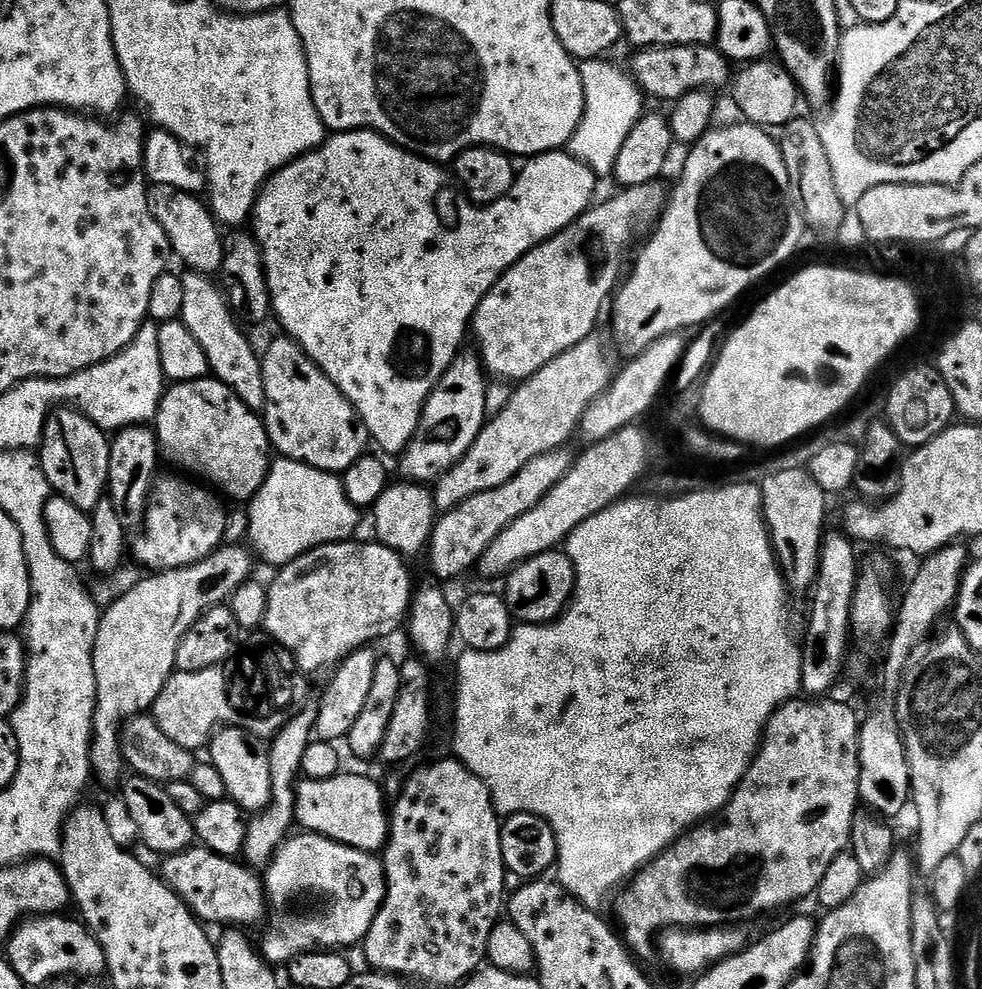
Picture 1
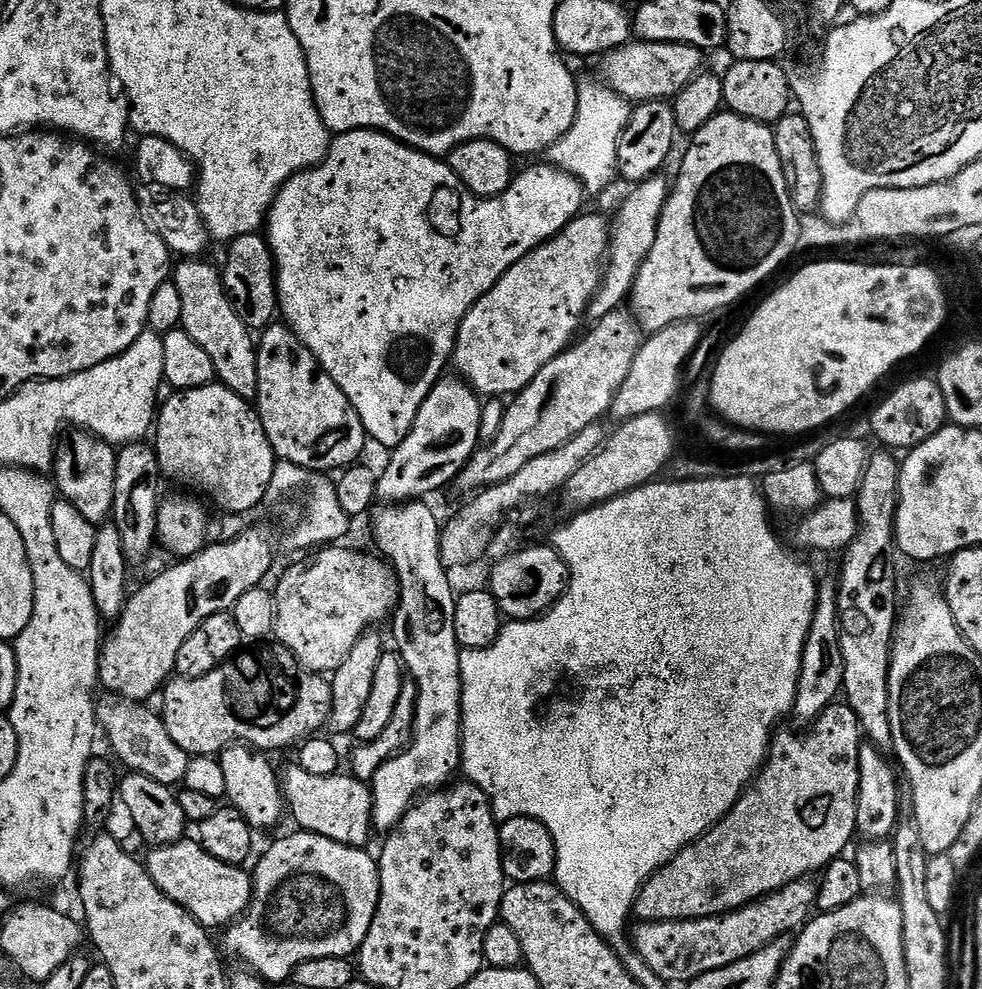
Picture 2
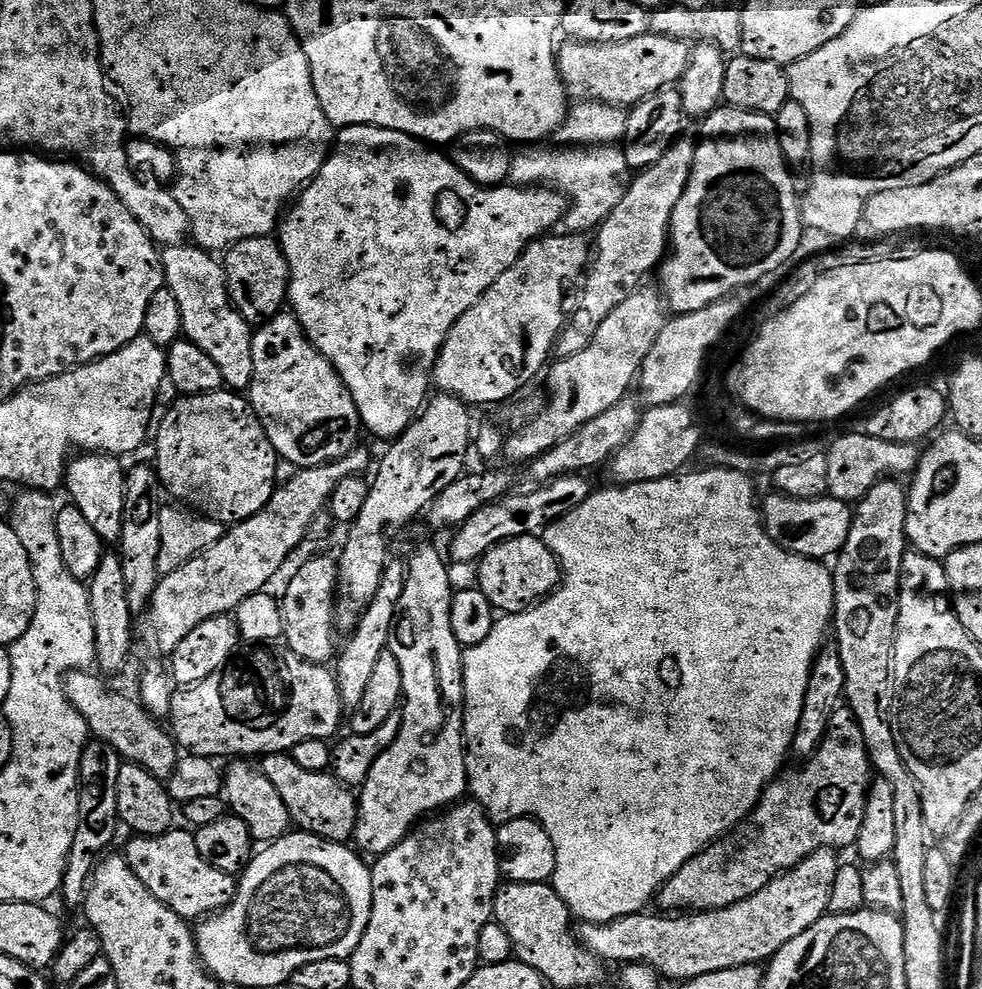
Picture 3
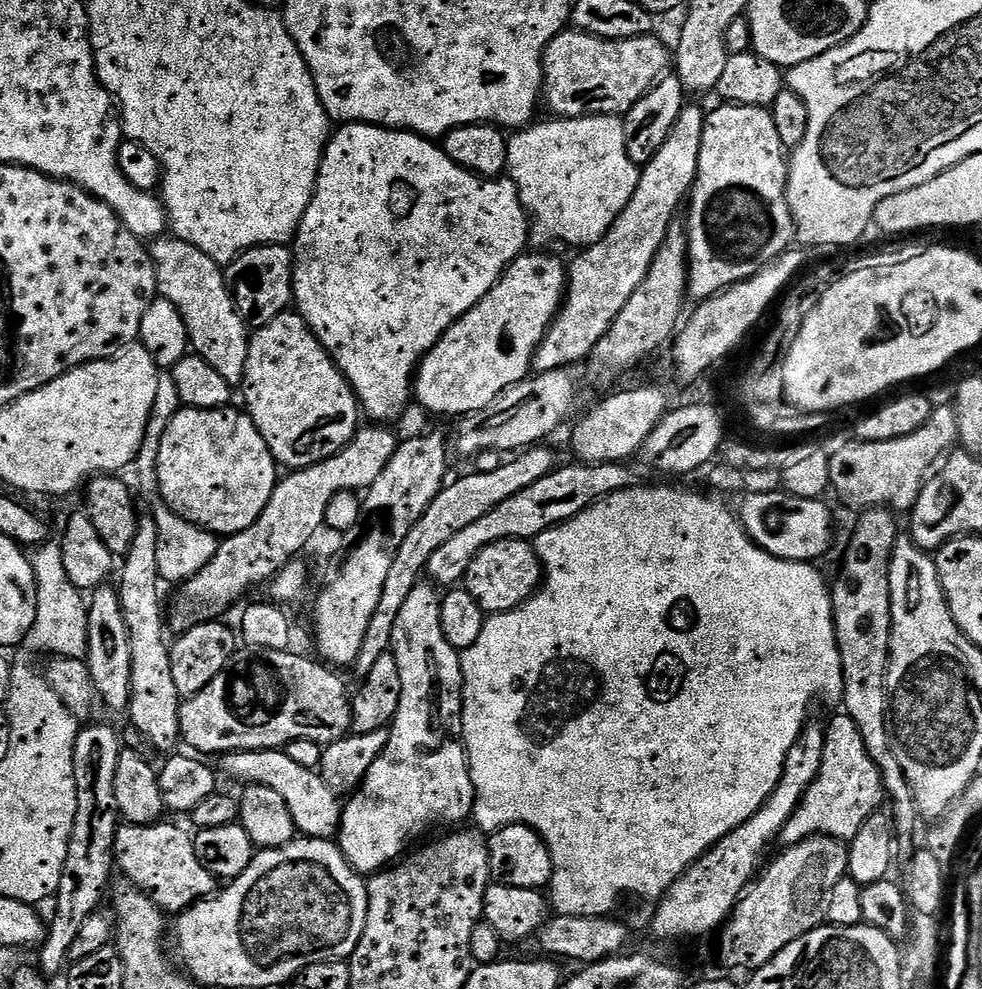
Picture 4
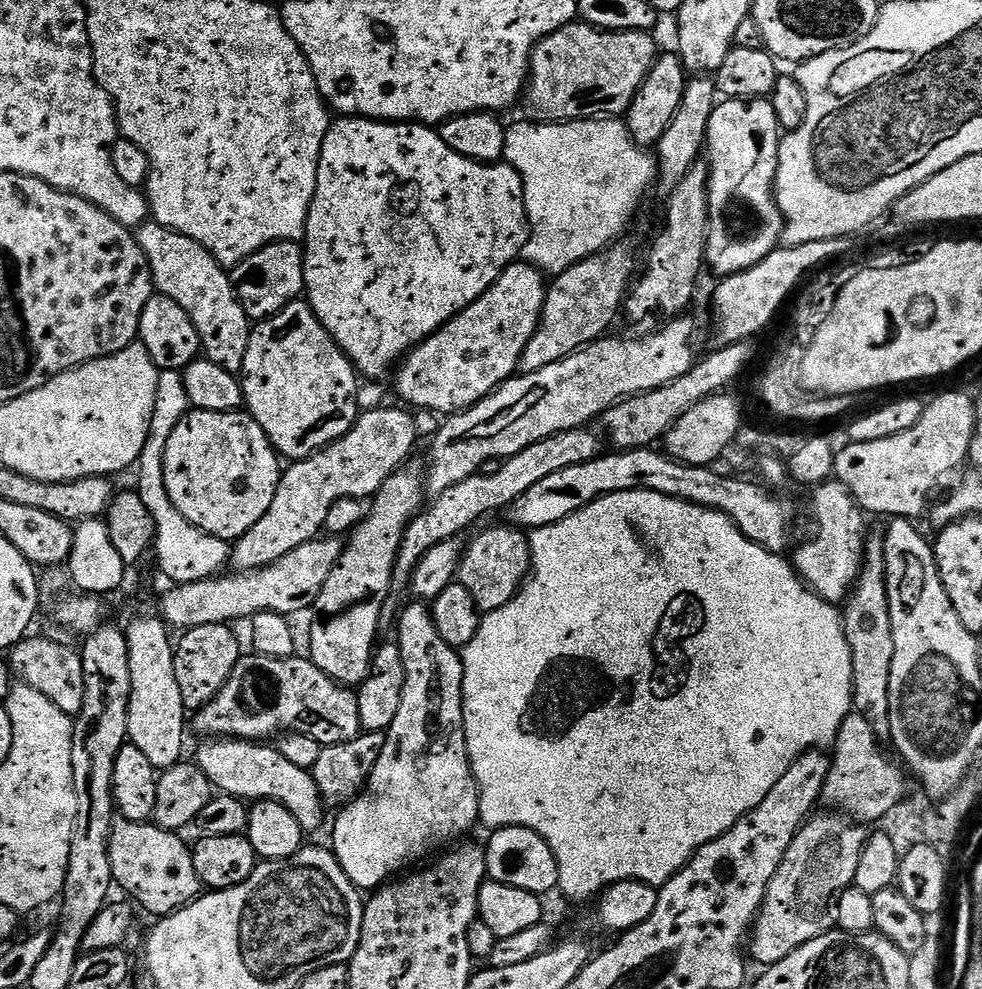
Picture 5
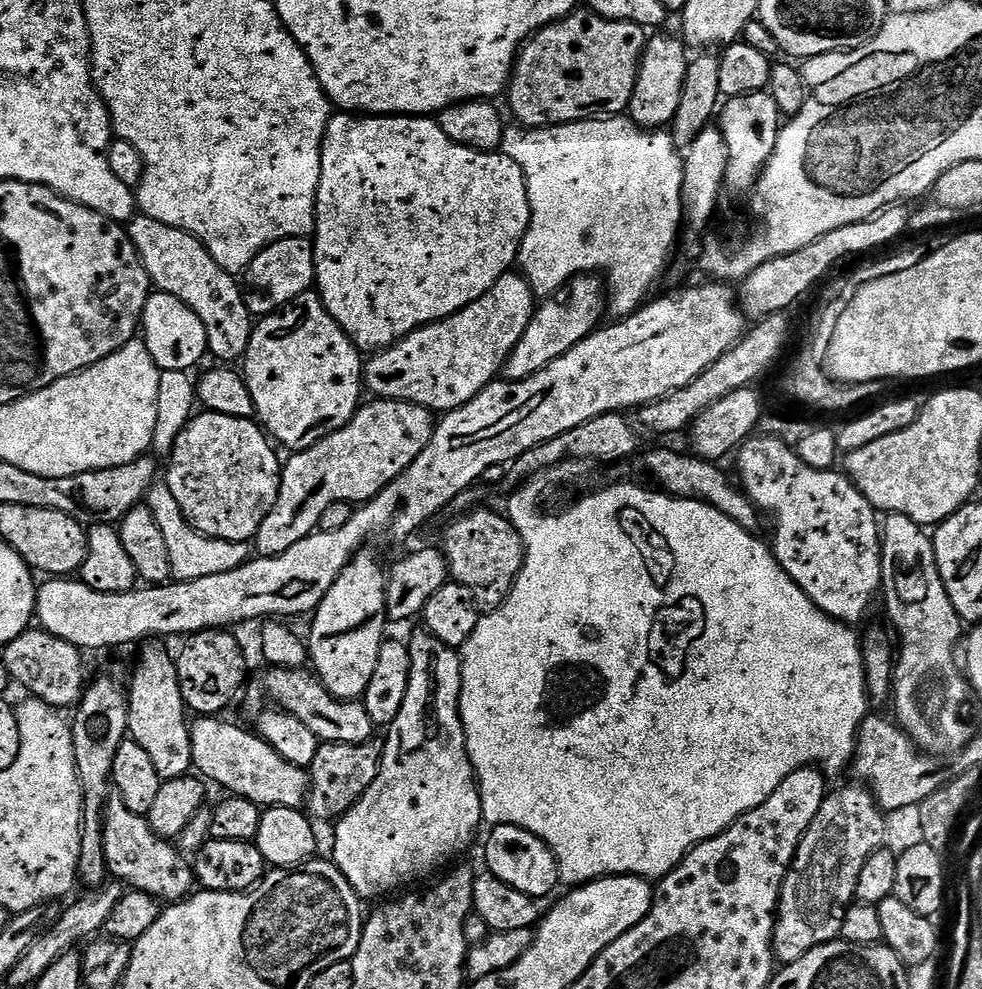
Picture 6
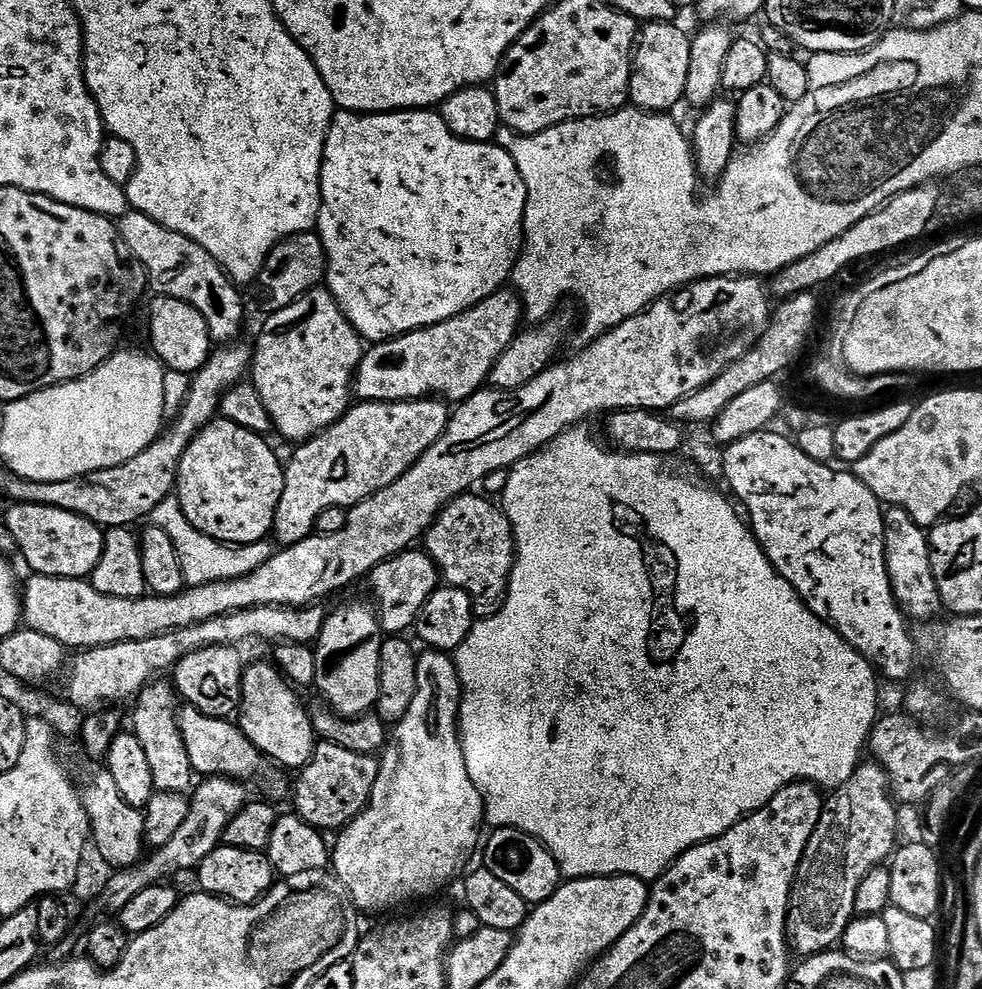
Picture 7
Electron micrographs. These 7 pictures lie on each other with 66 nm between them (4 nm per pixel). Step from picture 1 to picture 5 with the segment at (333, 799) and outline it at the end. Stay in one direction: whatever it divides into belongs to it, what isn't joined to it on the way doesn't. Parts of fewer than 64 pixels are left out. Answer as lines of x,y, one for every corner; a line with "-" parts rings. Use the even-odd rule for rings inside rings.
208,738
203,742
205,744
197,750
194,762
204,771
206,778
210,778
213,789
217,793
238,796
245,802
255,802
260,799
278,802
282,806
286,806
286,810
290,810
290,814
294,814
294,818
298,818
298,826
302,826
305,833
308,834
312,834
312,831
323,822
326,805
320,798
320,791
314,782
311,771
302,766
294,766
294,762
290,762
290,758
286,758
280,753
279,747
267,748
269,745
264,742
235,738

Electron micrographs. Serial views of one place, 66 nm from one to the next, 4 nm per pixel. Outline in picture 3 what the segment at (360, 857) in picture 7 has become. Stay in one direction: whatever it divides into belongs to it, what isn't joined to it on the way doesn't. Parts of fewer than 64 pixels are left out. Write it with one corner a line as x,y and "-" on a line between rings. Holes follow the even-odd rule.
428,544
414,549
412,557
406,560
406,586
402,598
396,603
392,633
388,639
388,651
398,658
398,667
402,669
404,699
400,729
382,758
370,766
370,774
358,792
360,809
354,844
361,853
372,858
398,846
398,842
405,840
421,820
463,801
469,791
468,758
464,746
464,654
458,638
454,638
454,626
450,626
454,587
446,560
445,564
439,550

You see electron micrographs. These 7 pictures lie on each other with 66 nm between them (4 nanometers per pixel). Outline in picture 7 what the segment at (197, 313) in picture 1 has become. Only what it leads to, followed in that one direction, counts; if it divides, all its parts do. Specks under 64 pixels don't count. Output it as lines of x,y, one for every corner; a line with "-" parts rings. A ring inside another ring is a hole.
131,210
119,217
118,227
126,246
130,246
130,250
136,255
138,262
142,262
153,293
178,298
182,302
194,306
194,310
198,310
198,314
202,314
202,318
206,318
206,326
210,326
210,334
217,345
233,343
239,337
236,335
244,328
244,300
240,297
241,289
233,284
216,259
210,254
206,254
206,250
202,250
202,246
198,246
198,242
154,222
154,218
146,218
146,214

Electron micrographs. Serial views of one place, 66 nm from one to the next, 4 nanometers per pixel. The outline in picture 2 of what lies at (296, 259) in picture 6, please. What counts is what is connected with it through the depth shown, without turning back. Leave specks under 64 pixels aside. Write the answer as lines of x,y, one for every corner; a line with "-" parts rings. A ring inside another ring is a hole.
253,234
231,241
222,263
224,289
242,322
250,330
263,330
278,316
276,298
276,259
263,235

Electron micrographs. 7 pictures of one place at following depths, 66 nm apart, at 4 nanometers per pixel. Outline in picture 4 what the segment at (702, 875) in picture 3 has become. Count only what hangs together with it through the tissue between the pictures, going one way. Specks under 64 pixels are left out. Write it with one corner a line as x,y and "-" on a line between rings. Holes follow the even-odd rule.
839,714
826,724
826,746
822,754
822,770
806,790
790,822
780,832
785,845
797,844
811,836
833,836
836,840
851,842
861,826
885,803
884,779
878,766
862,742
860,728
847,714

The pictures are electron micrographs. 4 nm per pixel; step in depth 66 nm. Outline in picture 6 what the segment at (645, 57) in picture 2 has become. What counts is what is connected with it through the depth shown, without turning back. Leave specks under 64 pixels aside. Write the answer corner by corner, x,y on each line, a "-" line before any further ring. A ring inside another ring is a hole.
573,10
565,20
555,20
553,24
547,24
545,28
541,28
540,31
520,49
520,54
517,56
516,63
512,70
512,79
509,80
506,89
509,108
507,108
507,111
510,113
510,116
510,111
512,111
512,116
516,119
513,121
515,121
517,125
523,126
528,130
534,128
551,128
558,124
573,124
576,120
591,120
593,118
603,118
606,116
618,116
627,109
630,98
634,94
634,82
640,69
640,60
644,56
644,49
646,47
645,29
630,22
607,20
591,10
580,11
581,10

